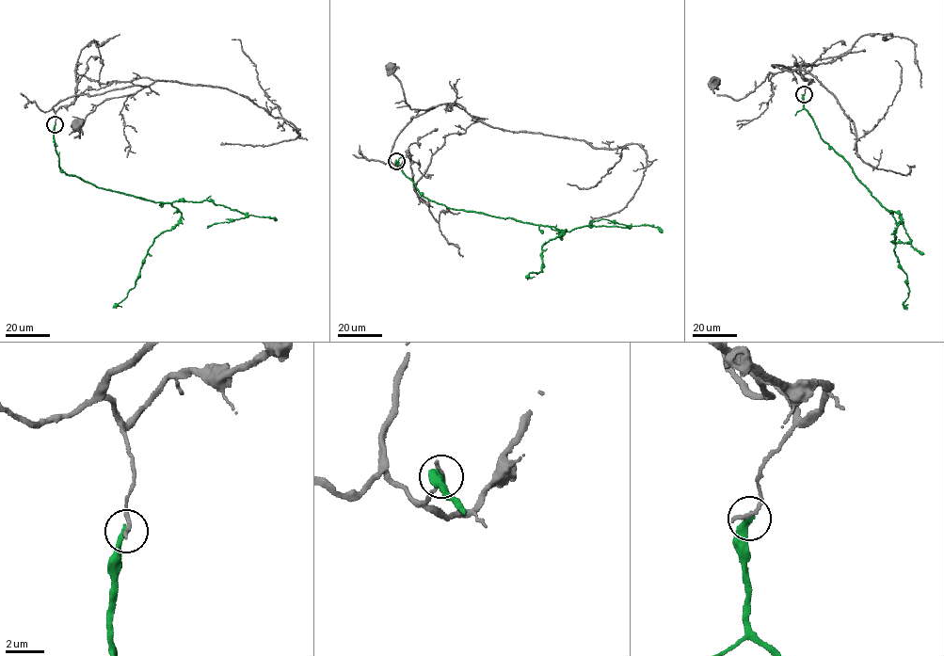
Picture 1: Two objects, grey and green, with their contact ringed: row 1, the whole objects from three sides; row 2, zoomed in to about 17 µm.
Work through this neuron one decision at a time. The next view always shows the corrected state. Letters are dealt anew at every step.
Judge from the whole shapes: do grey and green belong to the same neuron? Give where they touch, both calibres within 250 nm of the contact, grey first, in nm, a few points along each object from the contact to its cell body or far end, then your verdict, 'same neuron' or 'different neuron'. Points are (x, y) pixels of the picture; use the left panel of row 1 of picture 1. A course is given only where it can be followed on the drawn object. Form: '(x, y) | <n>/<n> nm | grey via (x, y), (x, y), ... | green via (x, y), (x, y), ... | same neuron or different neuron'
(55, 124) | 280/360 nm | grey via (56, 124), (54, 106), (70, 97), (144, 88), (102, 102), (87, 115), (80, 138), (74, 136), (75, 126) | green via (56, 124), (58, 166), (67, 174), (169, 202), (181, 213), (154, 238), (120, 307) | different neuron

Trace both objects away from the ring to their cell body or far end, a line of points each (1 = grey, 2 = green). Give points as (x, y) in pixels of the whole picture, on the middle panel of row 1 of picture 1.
1: (396, 162), (390, 156), (395, 140), (414, 117), (441, 104), (464, 108), (447, 104), (411, 109), (390, 68)
2: (396, 162), (429, 200), (565, 233), (544, 244), (542, 272), (530, 273), (534, 277)

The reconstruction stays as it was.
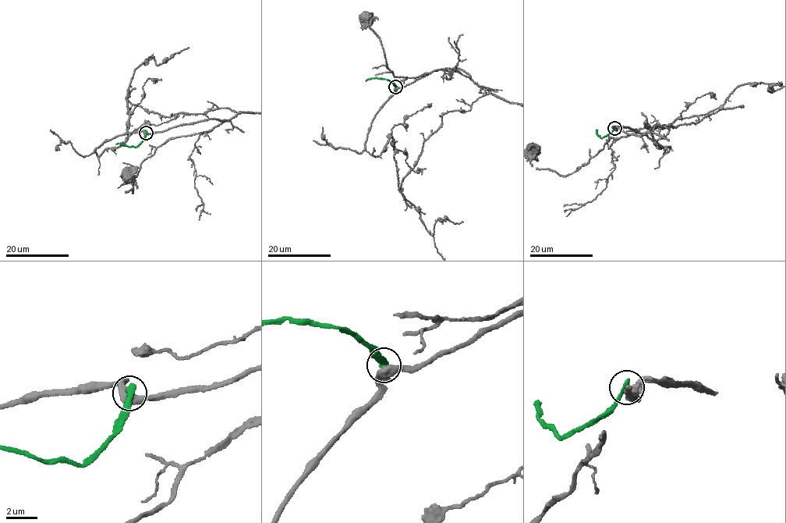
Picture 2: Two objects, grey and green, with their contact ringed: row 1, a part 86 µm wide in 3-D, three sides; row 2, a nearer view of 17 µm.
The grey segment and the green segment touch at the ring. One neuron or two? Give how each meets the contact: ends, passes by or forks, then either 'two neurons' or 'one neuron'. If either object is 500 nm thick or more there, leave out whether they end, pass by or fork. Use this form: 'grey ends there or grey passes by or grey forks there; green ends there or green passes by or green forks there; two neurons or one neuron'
two neurons

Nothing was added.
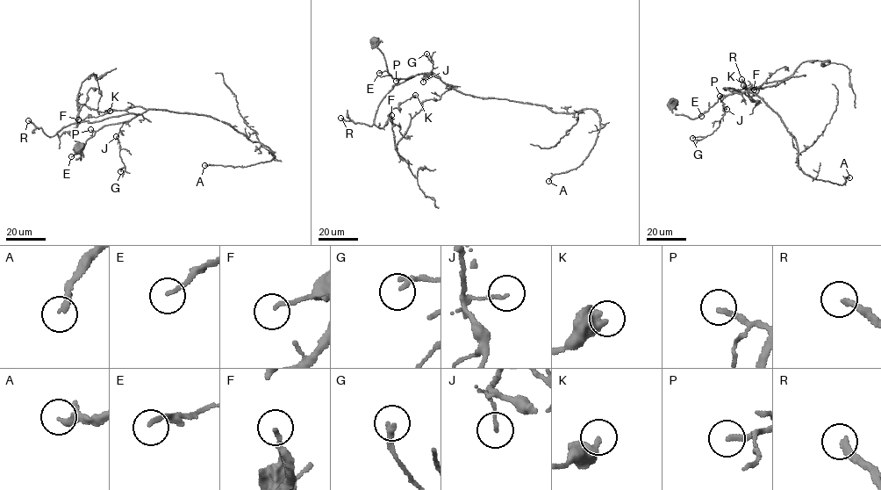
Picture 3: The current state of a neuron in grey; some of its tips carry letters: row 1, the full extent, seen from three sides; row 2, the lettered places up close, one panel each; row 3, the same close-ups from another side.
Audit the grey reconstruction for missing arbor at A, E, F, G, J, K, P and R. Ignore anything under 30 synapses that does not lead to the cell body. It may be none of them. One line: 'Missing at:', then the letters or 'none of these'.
Missing at: A, R

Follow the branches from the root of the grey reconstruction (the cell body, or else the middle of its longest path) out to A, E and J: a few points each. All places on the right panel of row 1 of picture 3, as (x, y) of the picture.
A: (671, 104), (695, 118), (721, 95), (750, 92), (794, 137), (805, 174), (841, 185), (849, 177)
E: (671, 104), (676, 114), (693, 118), (701, 113), (701, 116)
J: (671, 104), (676, 114), (695, 118), (716, 103), (721, 95), (725, 96), (722, 101), (723, 108), (727, 109)

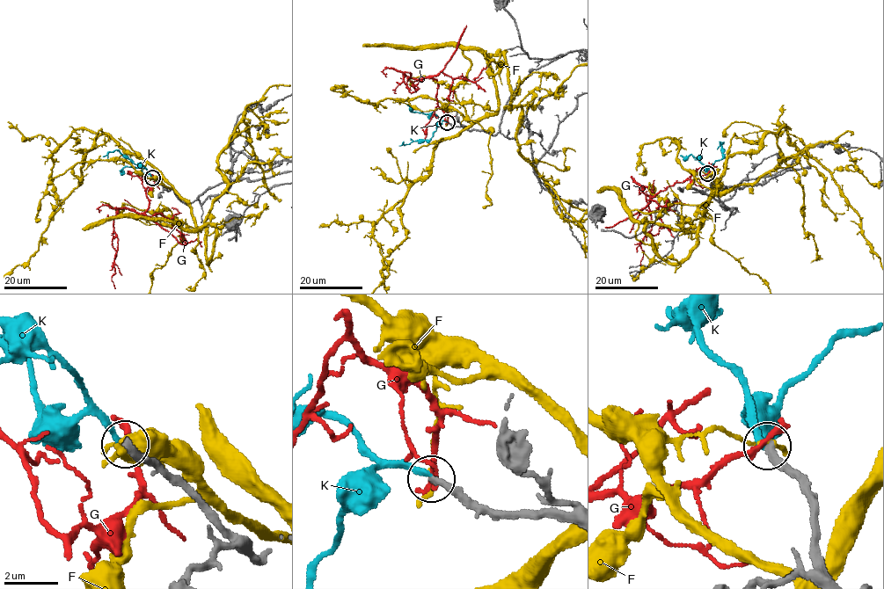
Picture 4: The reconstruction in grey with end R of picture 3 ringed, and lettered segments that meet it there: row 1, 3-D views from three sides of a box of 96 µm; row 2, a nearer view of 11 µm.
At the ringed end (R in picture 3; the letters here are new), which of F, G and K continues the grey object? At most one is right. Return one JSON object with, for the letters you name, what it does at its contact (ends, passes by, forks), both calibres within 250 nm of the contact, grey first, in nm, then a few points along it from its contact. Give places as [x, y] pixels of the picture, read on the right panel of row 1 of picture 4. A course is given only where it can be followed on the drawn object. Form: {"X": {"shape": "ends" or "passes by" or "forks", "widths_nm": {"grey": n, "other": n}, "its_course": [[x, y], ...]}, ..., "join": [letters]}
{"join": []}

